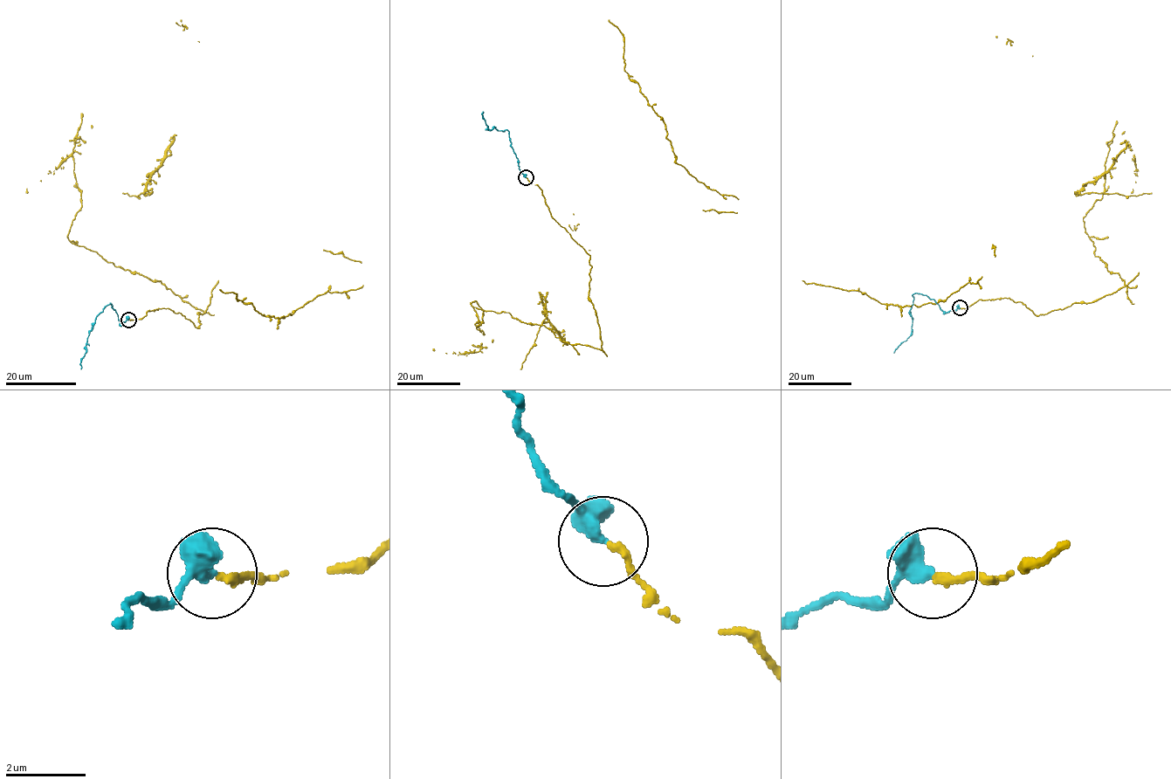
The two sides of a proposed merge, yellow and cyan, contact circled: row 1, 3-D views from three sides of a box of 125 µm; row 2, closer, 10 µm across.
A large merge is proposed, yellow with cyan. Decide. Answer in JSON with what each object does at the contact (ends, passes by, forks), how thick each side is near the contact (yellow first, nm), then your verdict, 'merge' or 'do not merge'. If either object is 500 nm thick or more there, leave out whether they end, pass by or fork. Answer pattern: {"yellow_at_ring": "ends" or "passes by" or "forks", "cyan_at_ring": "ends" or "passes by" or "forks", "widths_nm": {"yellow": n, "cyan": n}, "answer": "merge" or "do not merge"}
{"yellow_at_ring": "ends", "cyan_at_ring": "passes by", "widths_nm": {"yellow": 180, "cyan": 340}, "answer": "merge"}

